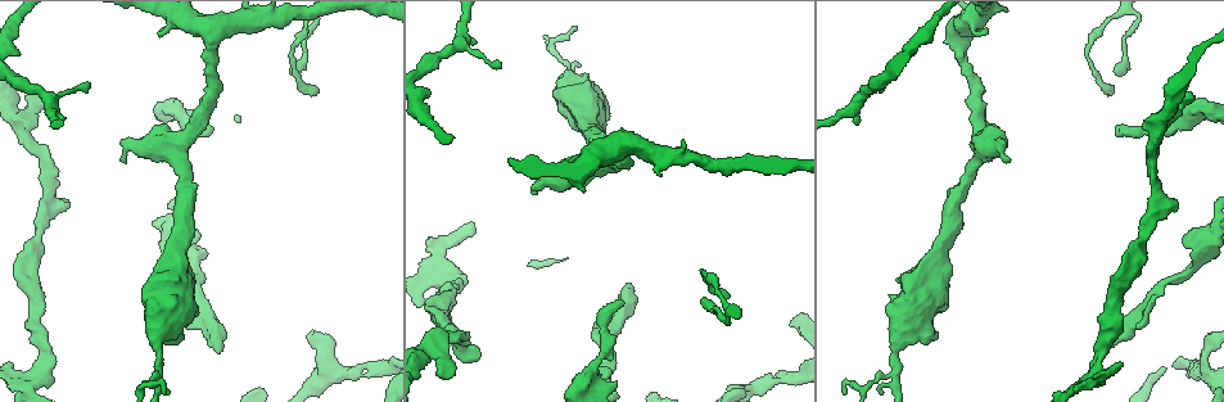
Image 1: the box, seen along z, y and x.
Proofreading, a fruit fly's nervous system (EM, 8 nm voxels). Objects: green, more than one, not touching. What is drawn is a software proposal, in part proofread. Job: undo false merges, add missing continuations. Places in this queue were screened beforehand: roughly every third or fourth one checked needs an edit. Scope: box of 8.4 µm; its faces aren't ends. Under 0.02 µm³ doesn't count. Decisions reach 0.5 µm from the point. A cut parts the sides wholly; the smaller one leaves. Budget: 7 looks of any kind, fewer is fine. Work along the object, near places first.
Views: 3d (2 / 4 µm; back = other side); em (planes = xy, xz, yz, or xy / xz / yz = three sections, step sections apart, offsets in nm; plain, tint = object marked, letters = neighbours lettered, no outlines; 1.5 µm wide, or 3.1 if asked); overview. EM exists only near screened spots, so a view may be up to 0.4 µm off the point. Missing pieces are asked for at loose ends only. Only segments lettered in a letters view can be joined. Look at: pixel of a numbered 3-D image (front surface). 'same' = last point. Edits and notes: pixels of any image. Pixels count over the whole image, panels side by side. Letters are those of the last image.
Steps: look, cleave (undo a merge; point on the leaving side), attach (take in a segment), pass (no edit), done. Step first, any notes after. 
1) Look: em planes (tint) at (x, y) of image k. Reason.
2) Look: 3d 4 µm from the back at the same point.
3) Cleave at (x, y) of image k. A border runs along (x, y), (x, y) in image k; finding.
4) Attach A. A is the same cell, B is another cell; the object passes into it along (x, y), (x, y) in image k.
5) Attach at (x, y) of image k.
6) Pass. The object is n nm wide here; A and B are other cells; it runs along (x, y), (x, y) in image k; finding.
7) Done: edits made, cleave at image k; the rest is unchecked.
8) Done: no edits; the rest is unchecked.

Look: 3d 4 µm at (1105, 25) of image 1. Sudden change in width.

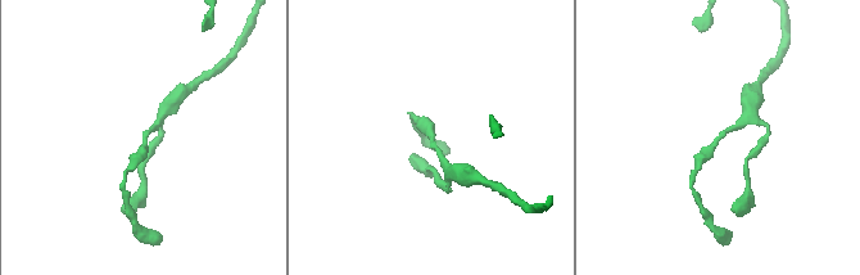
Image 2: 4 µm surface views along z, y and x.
Look: em planes (letters) at (713, 143) of image 2. Shape alone is not enough.

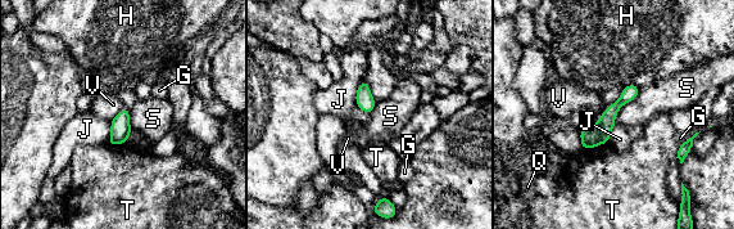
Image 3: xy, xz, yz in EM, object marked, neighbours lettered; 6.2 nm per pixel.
Pass. G, H, J, Q, S, T and V are other cells; it runs along (633, 88), (584, 146) in image 3; all the same neuron.

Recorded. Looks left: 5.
Look: 3d 4 µm from the back at (452, 273) of image 1. Three arms meet.

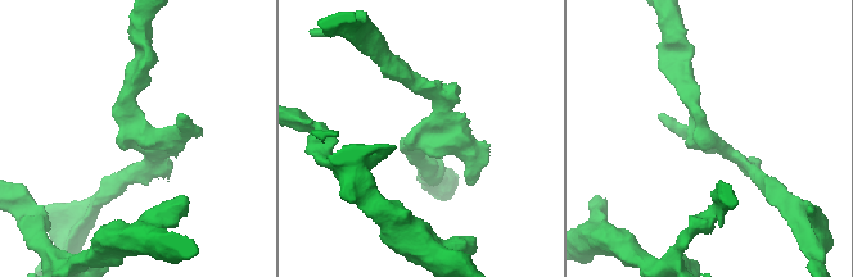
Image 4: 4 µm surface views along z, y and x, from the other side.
Look: em planes (plain) at (423, 139) of image 4. 3 arms meet here; need the tissue.

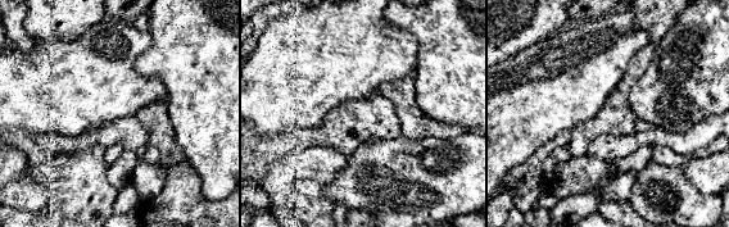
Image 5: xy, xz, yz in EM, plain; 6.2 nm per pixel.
Look: em planes (letters) at the same point. What lies round it.

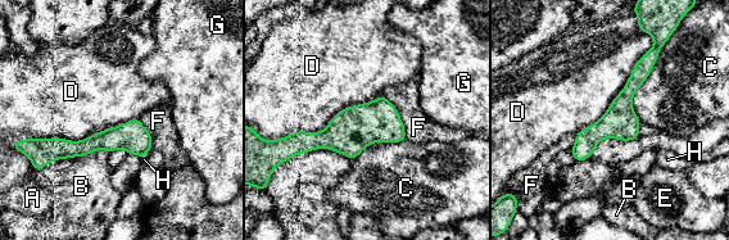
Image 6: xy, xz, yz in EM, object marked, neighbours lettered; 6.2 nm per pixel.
Pass. The object is 160 nm wide here; A, B, C, D, E, F, G and H are other cells; a border runs along (653, 39), (608, 108), (575, 134) in image 6; all the same neuron.

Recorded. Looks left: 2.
Look: 3d 4 µm at (934, 335) of image 1. Stops while still wide.

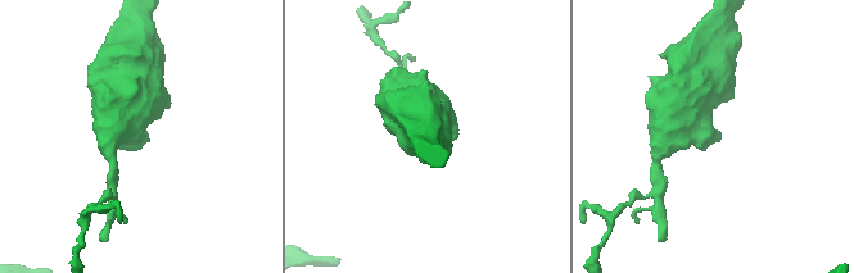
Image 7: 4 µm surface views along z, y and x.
Look: em planes (letters) at (717, 137) of image 7.

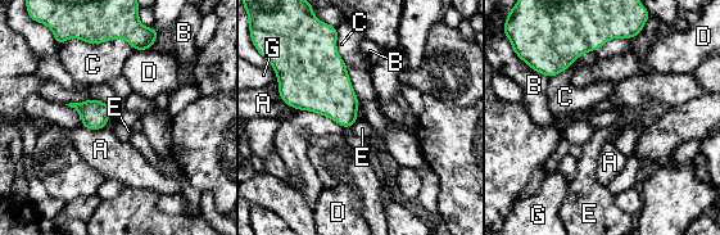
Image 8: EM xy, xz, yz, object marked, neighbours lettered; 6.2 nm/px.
Pass. The longest contact is with C, 550 nm; A, B, C, D, E and G are other cells; a border runs along (277, 91), (286, 104), (298, 109) in image 8; no lettered segment goes on from it.

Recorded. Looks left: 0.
Done: no edits; the rest is unchecked.

